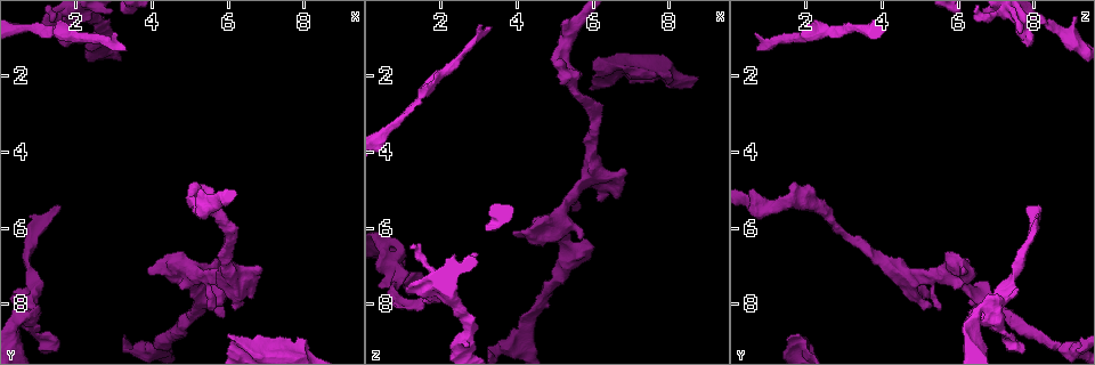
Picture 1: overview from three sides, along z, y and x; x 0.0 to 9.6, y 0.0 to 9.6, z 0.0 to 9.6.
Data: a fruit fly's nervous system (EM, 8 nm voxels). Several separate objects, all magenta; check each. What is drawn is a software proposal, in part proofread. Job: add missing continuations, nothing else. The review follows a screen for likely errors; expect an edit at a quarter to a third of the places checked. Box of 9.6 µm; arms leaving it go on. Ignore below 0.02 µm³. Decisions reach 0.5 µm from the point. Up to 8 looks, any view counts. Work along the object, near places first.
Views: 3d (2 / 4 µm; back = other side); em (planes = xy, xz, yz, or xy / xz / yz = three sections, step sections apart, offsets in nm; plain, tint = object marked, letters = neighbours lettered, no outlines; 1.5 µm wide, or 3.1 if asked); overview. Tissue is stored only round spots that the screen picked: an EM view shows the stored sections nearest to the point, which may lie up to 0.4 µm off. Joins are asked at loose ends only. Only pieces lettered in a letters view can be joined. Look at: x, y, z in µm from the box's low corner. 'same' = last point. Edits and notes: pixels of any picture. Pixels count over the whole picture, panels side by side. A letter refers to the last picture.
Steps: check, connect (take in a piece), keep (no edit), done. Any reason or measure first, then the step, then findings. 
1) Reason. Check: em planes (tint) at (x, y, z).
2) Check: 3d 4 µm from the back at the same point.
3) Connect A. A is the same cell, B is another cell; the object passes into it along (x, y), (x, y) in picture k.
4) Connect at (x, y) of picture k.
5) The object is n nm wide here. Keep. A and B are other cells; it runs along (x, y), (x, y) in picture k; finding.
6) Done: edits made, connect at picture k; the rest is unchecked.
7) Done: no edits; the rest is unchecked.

Thick end. Check: 3d 2 µm at (7.70, 8.95, 1.95).

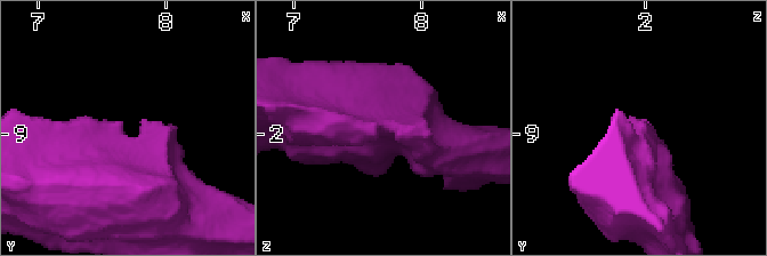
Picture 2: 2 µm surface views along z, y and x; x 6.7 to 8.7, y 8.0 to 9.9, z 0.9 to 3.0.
Now the EM. Check: em planes (plain) at the same point.

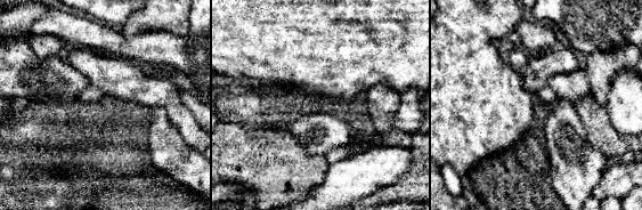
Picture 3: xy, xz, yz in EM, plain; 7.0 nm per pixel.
What lies round it. Check: em planes (letters) at the same point.

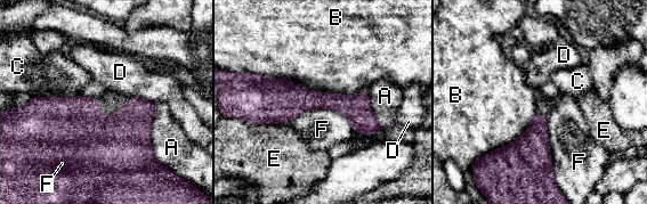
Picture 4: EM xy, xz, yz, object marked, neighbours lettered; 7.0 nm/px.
Keep. A, B, C, D, E and F are other cells; it runs along (258, 97), (334, 100), (380, 124) in picture 4; no lettered piece goes on from it.

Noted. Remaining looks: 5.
An open end. Check: 3d 2 µm at (5.95, 8.90, 1.65).

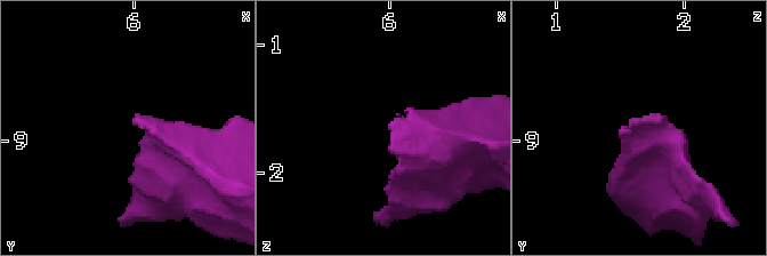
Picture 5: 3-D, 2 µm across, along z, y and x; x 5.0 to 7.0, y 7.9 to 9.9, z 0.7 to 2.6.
Now the EM. Check: em planes (letters) at (5.96, 8.84, 1.64).

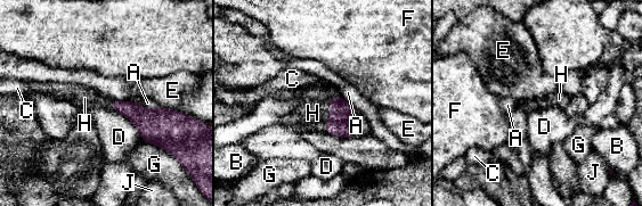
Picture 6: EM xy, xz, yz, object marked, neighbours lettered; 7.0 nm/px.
The longest contact is with D, 340 nm. Connect H. H is the same cell, A, B, C, D, E, F, G and J are other cells; the object passes into it along (341, 110), (330, 114), (313, 113) in picture 6; it goes on there.

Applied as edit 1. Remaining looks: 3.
Done: edits made, connect at picture 6; the rest is unchecked.

